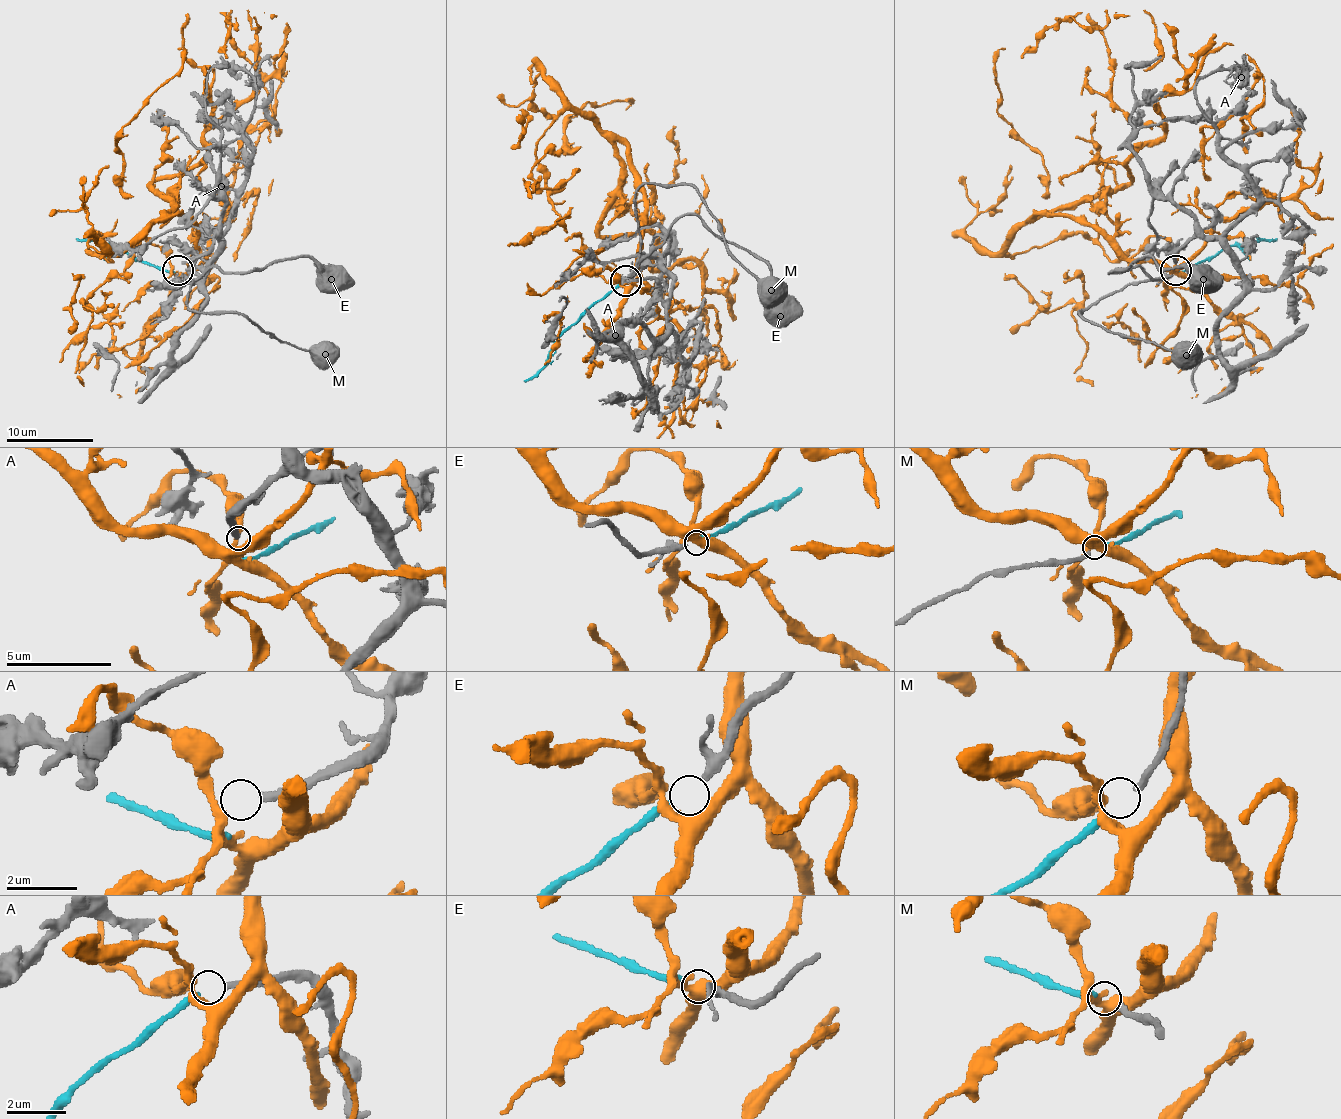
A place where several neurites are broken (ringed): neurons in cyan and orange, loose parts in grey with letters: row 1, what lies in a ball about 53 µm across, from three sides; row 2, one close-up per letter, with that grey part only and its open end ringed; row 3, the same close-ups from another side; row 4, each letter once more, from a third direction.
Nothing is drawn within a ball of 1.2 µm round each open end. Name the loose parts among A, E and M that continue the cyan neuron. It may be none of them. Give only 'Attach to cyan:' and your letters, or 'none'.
Attach to cyan: M

